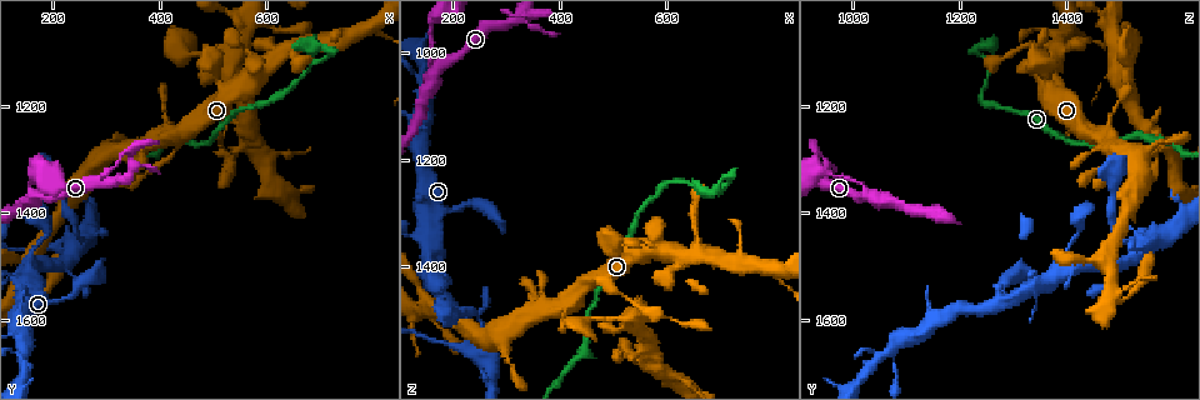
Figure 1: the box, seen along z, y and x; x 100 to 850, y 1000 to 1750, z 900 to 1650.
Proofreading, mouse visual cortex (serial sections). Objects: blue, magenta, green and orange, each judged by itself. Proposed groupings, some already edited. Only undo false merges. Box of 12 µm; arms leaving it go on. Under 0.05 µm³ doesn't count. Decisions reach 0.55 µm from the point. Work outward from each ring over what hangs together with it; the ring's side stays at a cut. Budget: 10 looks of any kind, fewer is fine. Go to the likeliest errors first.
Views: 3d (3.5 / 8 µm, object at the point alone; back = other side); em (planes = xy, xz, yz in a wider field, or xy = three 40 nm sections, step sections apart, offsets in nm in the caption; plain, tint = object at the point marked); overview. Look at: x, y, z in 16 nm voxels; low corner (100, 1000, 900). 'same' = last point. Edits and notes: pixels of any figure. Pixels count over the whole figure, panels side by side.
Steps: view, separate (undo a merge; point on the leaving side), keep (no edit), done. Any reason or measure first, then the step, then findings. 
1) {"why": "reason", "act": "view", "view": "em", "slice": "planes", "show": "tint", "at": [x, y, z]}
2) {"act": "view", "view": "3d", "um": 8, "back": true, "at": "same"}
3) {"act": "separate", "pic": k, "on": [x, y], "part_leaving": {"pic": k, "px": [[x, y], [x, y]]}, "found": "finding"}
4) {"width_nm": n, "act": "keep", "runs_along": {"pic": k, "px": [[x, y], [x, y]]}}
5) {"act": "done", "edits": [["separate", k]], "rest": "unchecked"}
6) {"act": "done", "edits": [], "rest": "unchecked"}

{"why": "sharp bend", "act": "view", "view": "3d", "um": 3.5, "at": [715, 1095, 1235]}

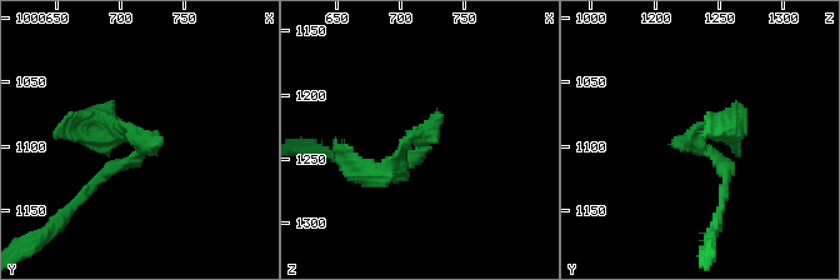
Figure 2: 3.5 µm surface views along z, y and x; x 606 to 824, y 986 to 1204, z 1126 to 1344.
{"arm_widths_nm": [150, 200], "act": "view", "view": "em", "slice": "xy", "step": 1, "show": "tint", "at": [718, 1094, 1232]}

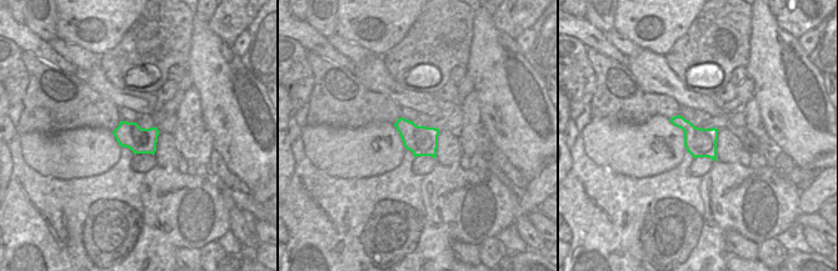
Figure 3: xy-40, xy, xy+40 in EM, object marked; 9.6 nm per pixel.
{"act": "separate", "pic": 2, "on": [101, 149], "part_leaving": {"pic": 2, "px": [[141, 150], [130, 128], [61, 131]]}, "found": "two cells meet here"}

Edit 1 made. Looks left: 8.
{"act": "view", "view": "overview"}

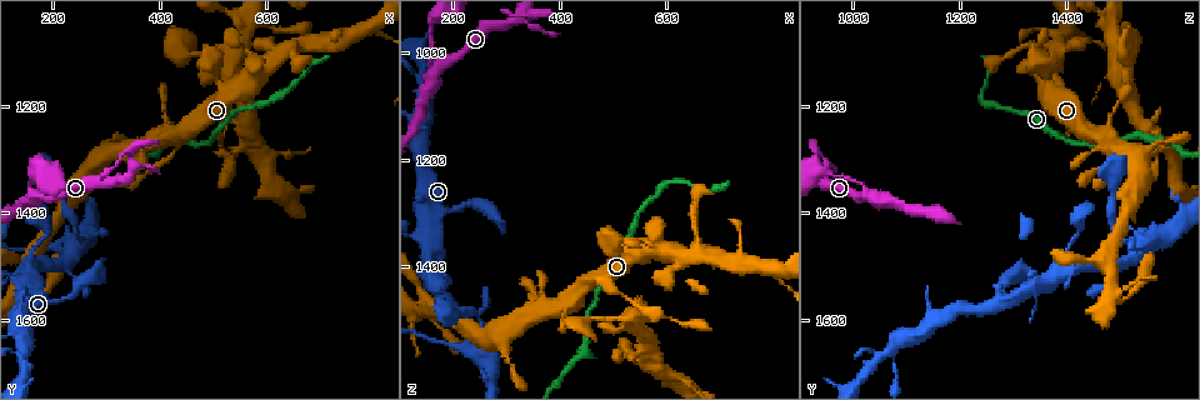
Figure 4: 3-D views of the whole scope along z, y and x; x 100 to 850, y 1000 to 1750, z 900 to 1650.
{"why": "sharp bend", "act": "view", "view": "3d", "um": 8, "back": true, "at": [345, 1325, 945]}

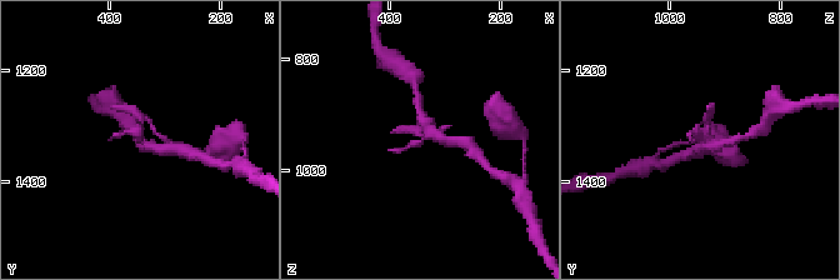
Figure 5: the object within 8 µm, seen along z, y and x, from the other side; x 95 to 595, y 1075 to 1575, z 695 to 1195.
{"act": "view", "view": "em", "slice": "xy", "step": 1, "show": "tint", "at": [345, 1330, 950]}

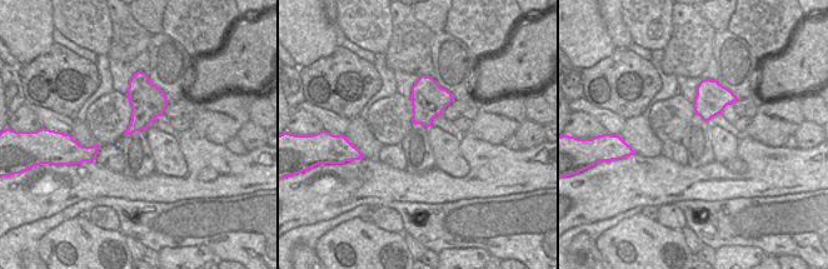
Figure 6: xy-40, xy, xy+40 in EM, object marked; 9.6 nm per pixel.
{"width_nm": 260, "act": "separate", "pic": 5, "on": [405, 129], "found": "a second cell is stuck on"}

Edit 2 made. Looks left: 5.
{"why": "three-way junction", "act": "view", "view": "em", "slice": "planes", "show": "tint", "at": [170, 1365, 1030]}

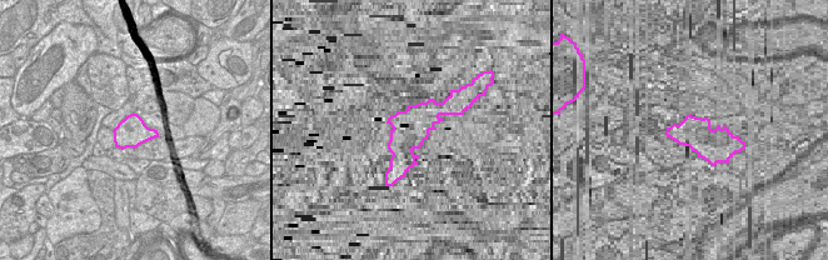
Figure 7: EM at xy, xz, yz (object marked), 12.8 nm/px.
{"why": "see where the arms go", "act": "view", "view": "3d", "um": 3.5, "at": "same"}

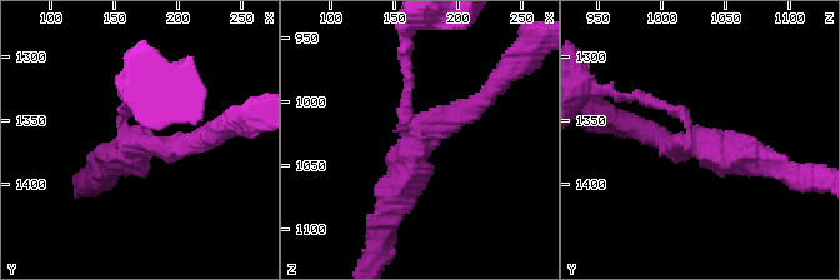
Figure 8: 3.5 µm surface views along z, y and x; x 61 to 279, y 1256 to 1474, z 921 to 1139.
{"arm_widths_nm": [150, 250, 400], "act": "keep", "runs_along": {"pic": 8, "px": [[205, 135], [144, 146], [129, 100]]}, "found": "continuous, no second cell"}

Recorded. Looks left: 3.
{"act": "view", "view": "3d", "um": 3.5, "at": [795, 1055, 1410]}

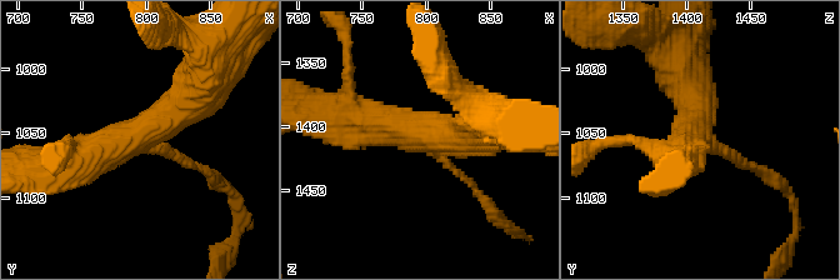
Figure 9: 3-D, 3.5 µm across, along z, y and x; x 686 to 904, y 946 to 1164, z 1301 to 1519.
{"arms": 3, "arm_widths_nm": [100, 500, 500], "act": "view", "view": "em", "slice": "xy", "step": 5, "show": "tint", "at": [798, 1054, 1410]}

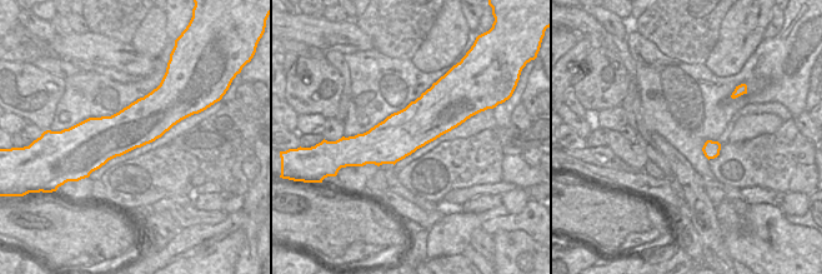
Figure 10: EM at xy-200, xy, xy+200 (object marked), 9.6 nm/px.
{"width_nm": 420, "act": "keep", "runs_along": {"pic": 9, "px": [[70, 163], [143, 136], [204, 79]]}, "found": "all the same cell"}

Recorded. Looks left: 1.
{"act": "done", "edits": [["separate", 2], ["separate", 5]], "rest": "unchecked"}

